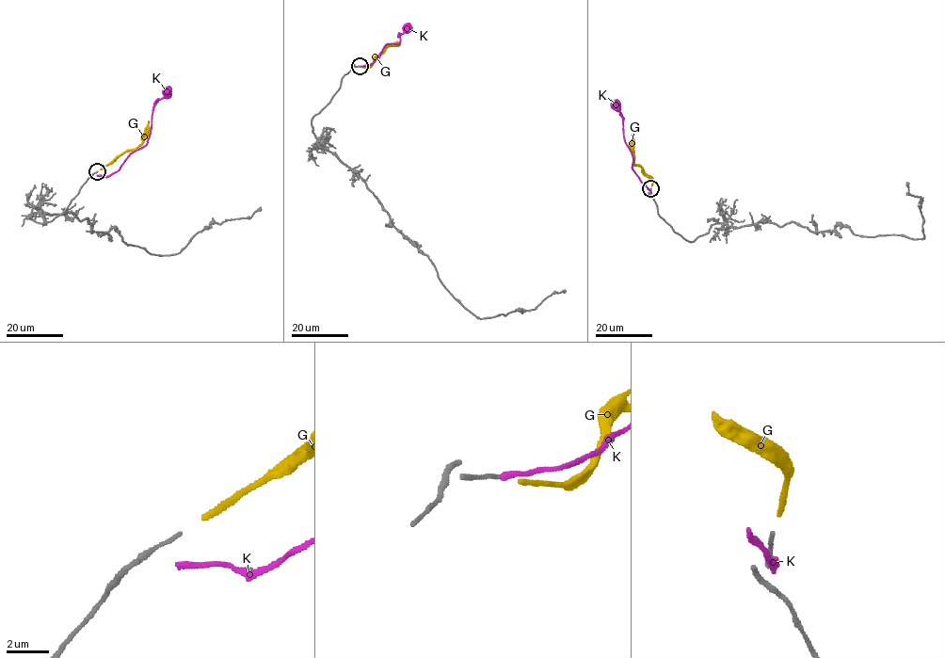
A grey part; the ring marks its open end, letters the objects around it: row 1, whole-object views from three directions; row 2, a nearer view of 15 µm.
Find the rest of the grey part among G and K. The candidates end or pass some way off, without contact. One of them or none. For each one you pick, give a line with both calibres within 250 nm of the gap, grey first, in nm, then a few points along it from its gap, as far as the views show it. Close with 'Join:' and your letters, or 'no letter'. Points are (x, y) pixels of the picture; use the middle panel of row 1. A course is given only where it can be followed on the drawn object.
Join: no letter

